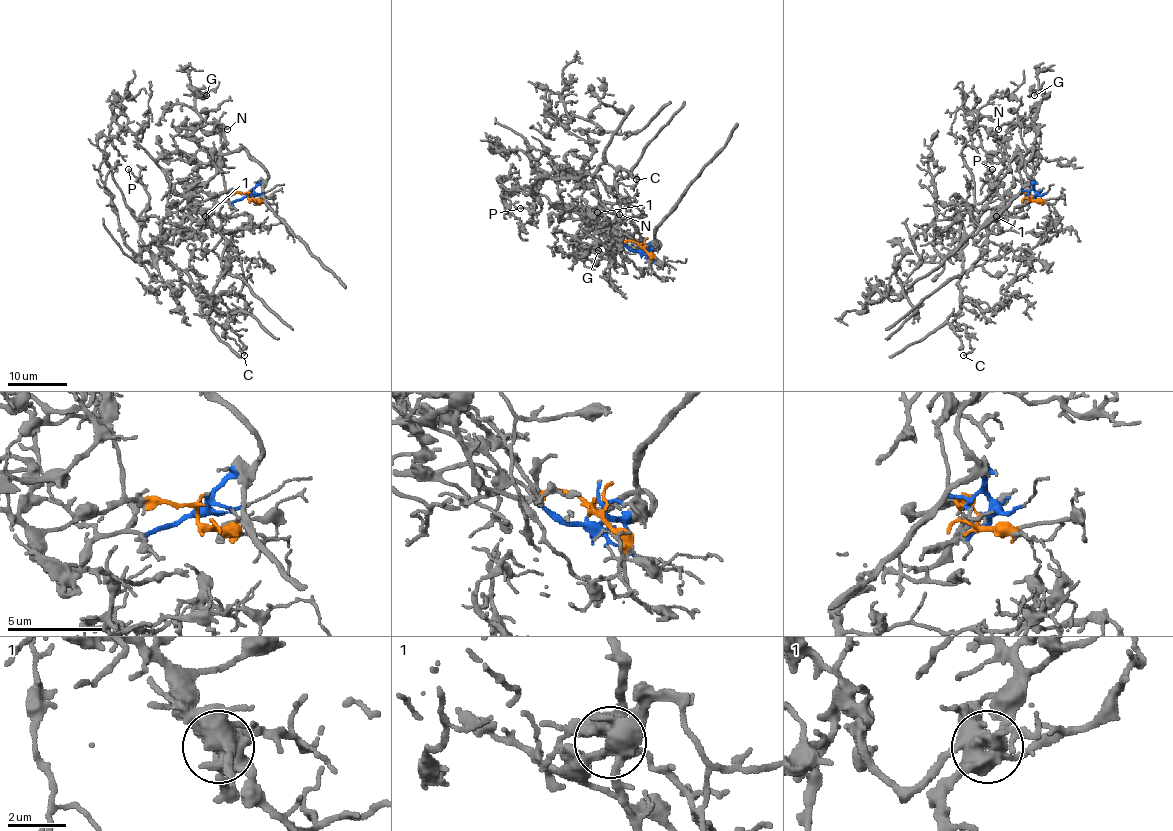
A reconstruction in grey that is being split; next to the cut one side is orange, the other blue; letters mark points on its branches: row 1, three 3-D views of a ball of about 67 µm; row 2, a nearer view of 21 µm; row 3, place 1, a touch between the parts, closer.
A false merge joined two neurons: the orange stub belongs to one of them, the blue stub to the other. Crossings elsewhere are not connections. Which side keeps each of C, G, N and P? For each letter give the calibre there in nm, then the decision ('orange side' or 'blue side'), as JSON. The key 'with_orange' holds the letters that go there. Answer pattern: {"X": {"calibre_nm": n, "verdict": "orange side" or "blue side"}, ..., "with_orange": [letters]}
{"C": {"calibre_nm": 90, "verdict": "orange side"}, "G": {"calibre_nm": 150, "verdict": "blue side"}, "N": {"calibre_nm": 130, "verdict": "blue side"}, "P": {"calibre_nm": 110, "verdict": "orange side"}, "with_orange": ["C", "P"]}

